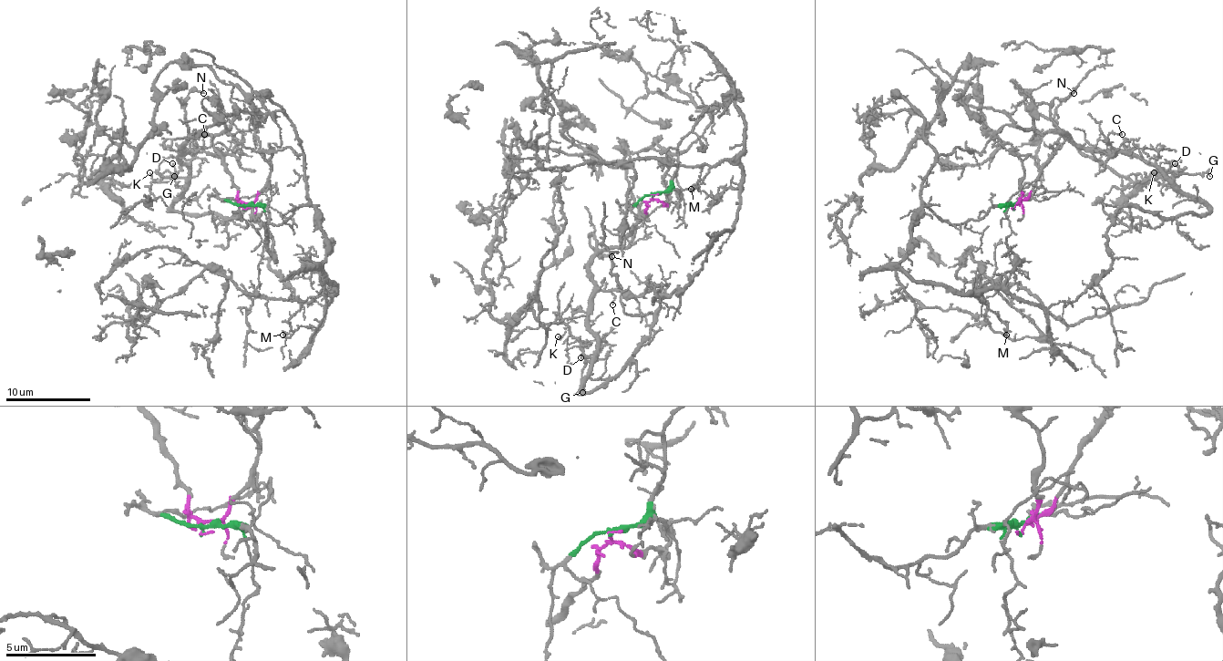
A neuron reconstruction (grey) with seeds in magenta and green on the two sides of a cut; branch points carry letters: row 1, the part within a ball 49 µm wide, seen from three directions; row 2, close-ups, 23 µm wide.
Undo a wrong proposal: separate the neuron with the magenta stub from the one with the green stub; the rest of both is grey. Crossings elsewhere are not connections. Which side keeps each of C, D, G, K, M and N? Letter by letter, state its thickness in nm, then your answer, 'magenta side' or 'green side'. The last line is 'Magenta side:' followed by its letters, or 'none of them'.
C: 130 nm thick; magenta side
D: 110 nm thick; magenta side
G: 200 nm thick; magenta side
K: 120 nm thick; magenta side
M: 260 nm thick; green side
N: 170 nm thick; magenta side
Magenta side: C, D, G, K, N

